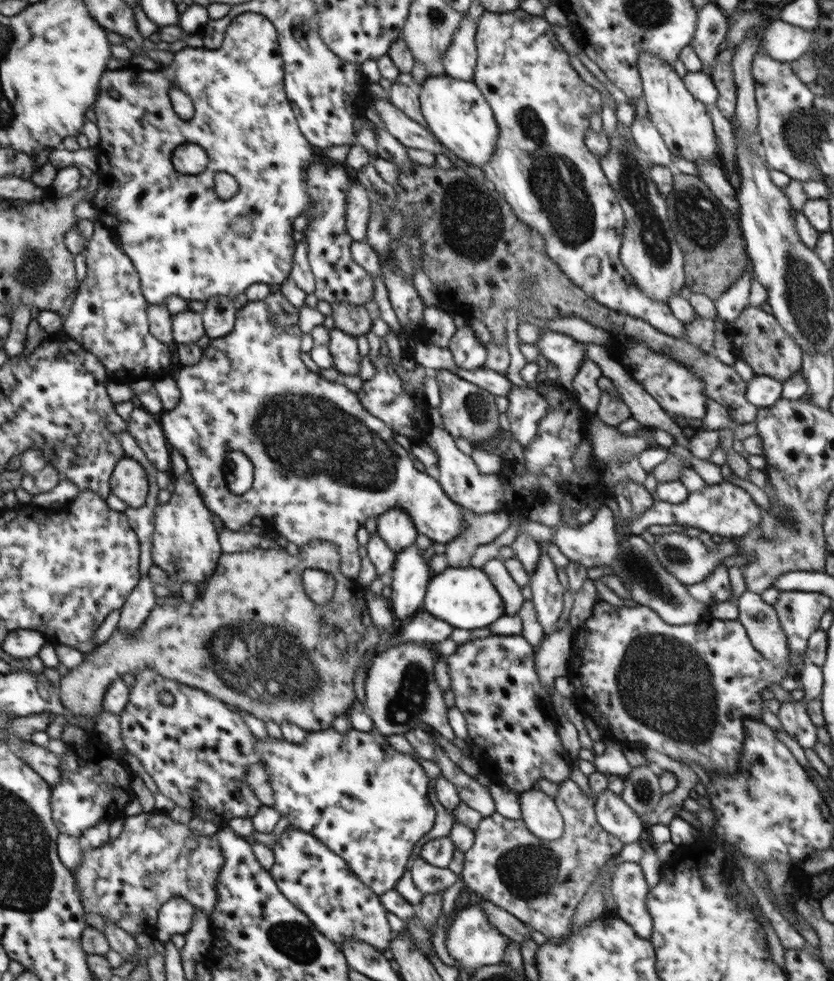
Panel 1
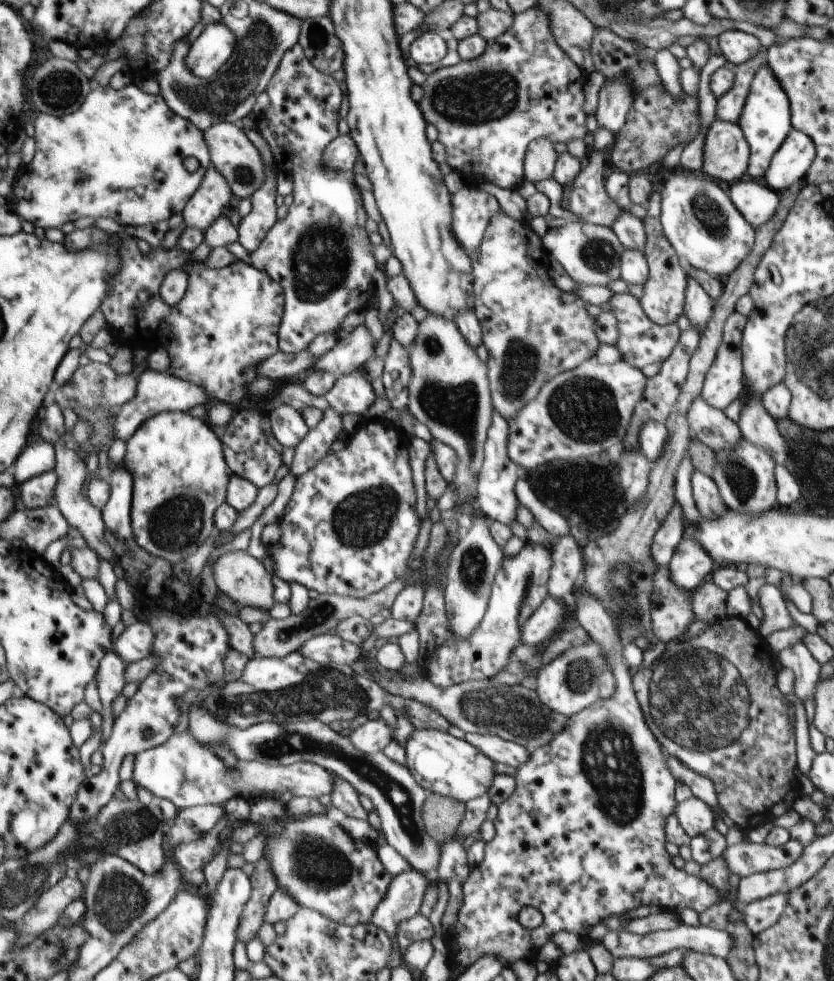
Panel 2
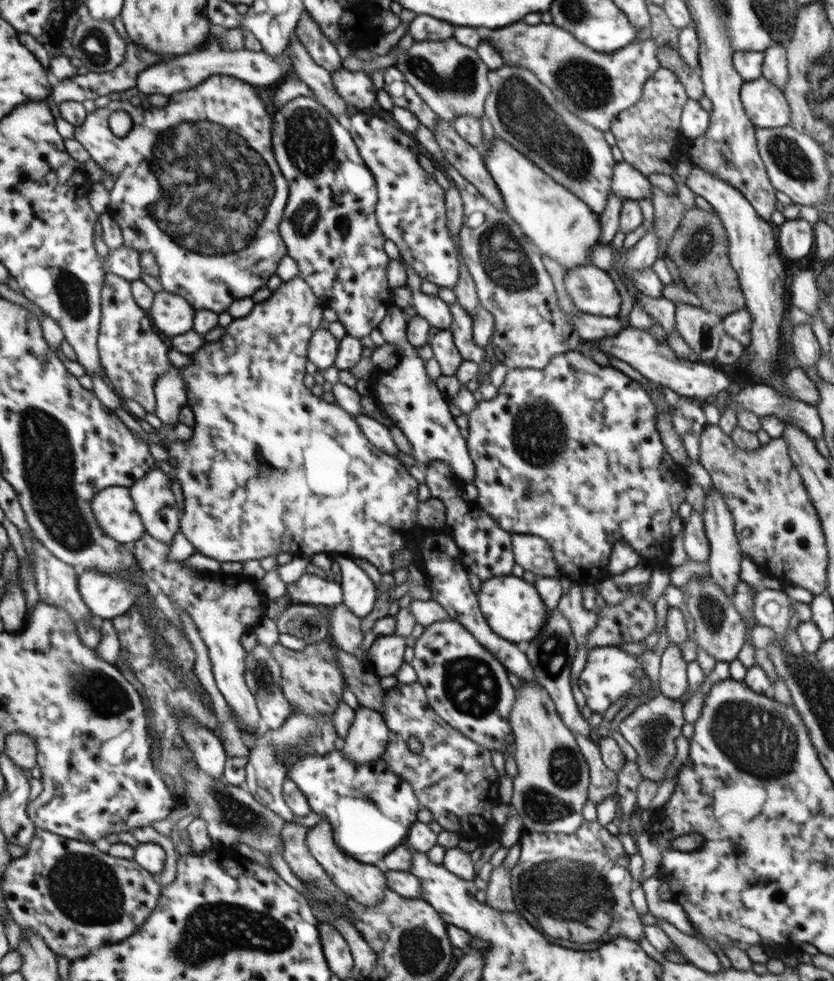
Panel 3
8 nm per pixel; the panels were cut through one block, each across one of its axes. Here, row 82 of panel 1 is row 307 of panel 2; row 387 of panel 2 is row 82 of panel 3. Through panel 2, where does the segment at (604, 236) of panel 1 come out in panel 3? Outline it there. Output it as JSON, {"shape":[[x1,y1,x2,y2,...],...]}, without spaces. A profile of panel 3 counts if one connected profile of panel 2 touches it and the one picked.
{"shape":[[504,64,496,70,489,70,488,80,492,90,486,99,484,115,490,120,494,134,510,143,534,162,540,170,584,201,590,210,598,216,601,215,612,191,612,172,617,163,612,155,610,144,604,139,604,132,570,113,554,97,552,89,540,82,540,79,526,67]]}

